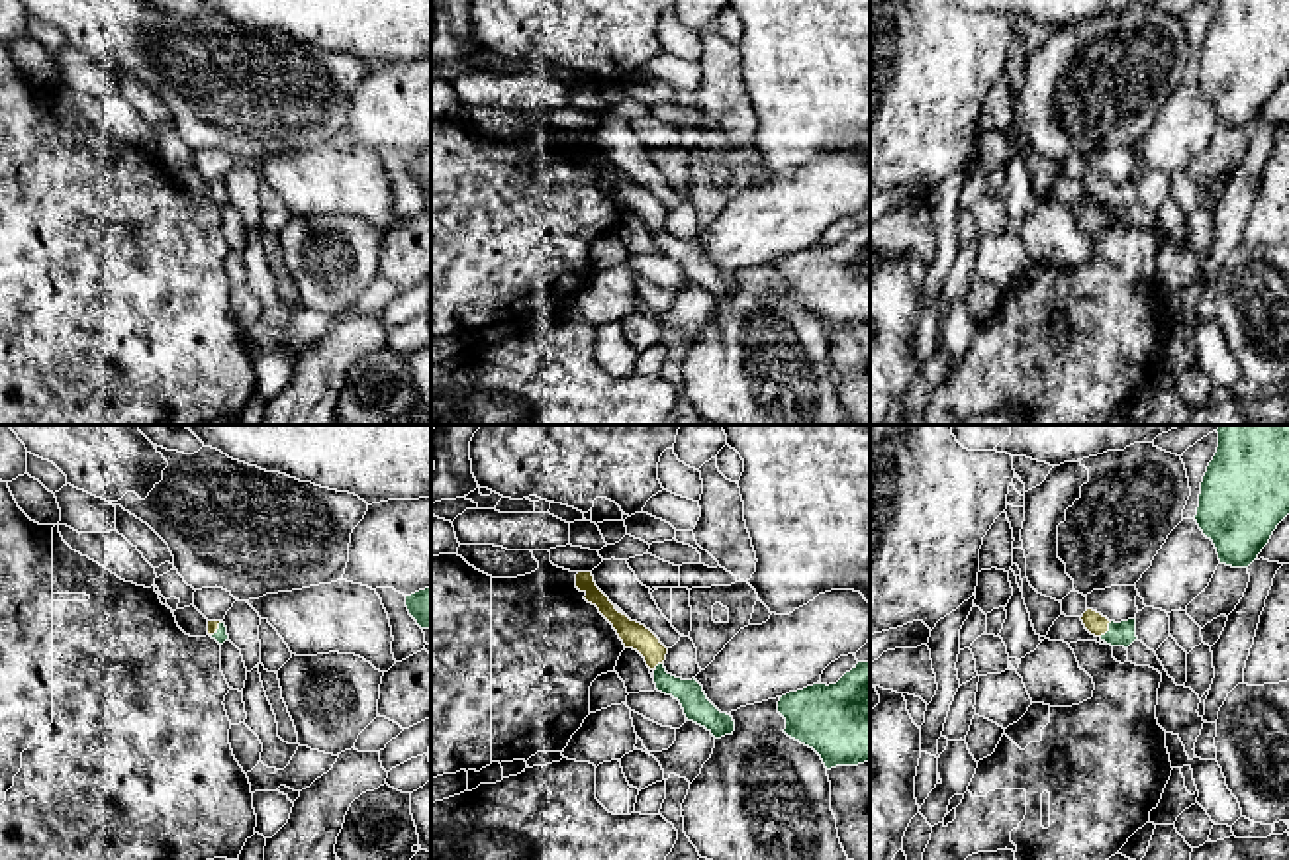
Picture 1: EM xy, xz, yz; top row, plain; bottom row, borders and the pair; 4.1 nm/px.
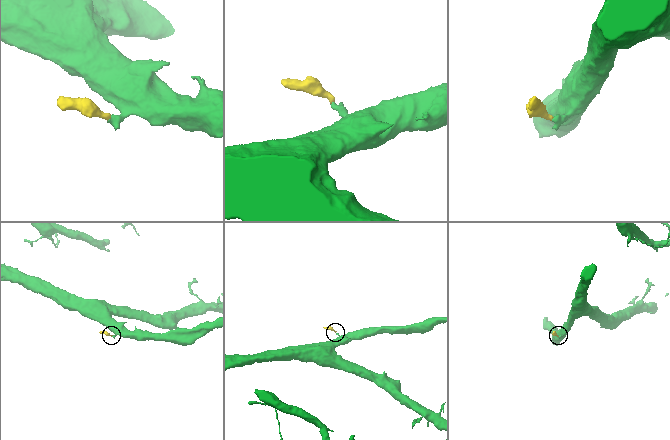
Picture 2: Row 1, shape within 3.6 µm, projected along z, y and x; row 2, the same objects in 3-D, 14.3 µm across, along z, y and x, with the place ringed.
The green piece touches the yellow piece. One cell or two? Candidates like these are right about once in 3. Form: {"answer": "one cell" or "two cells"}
{"answer": "one cell"}

